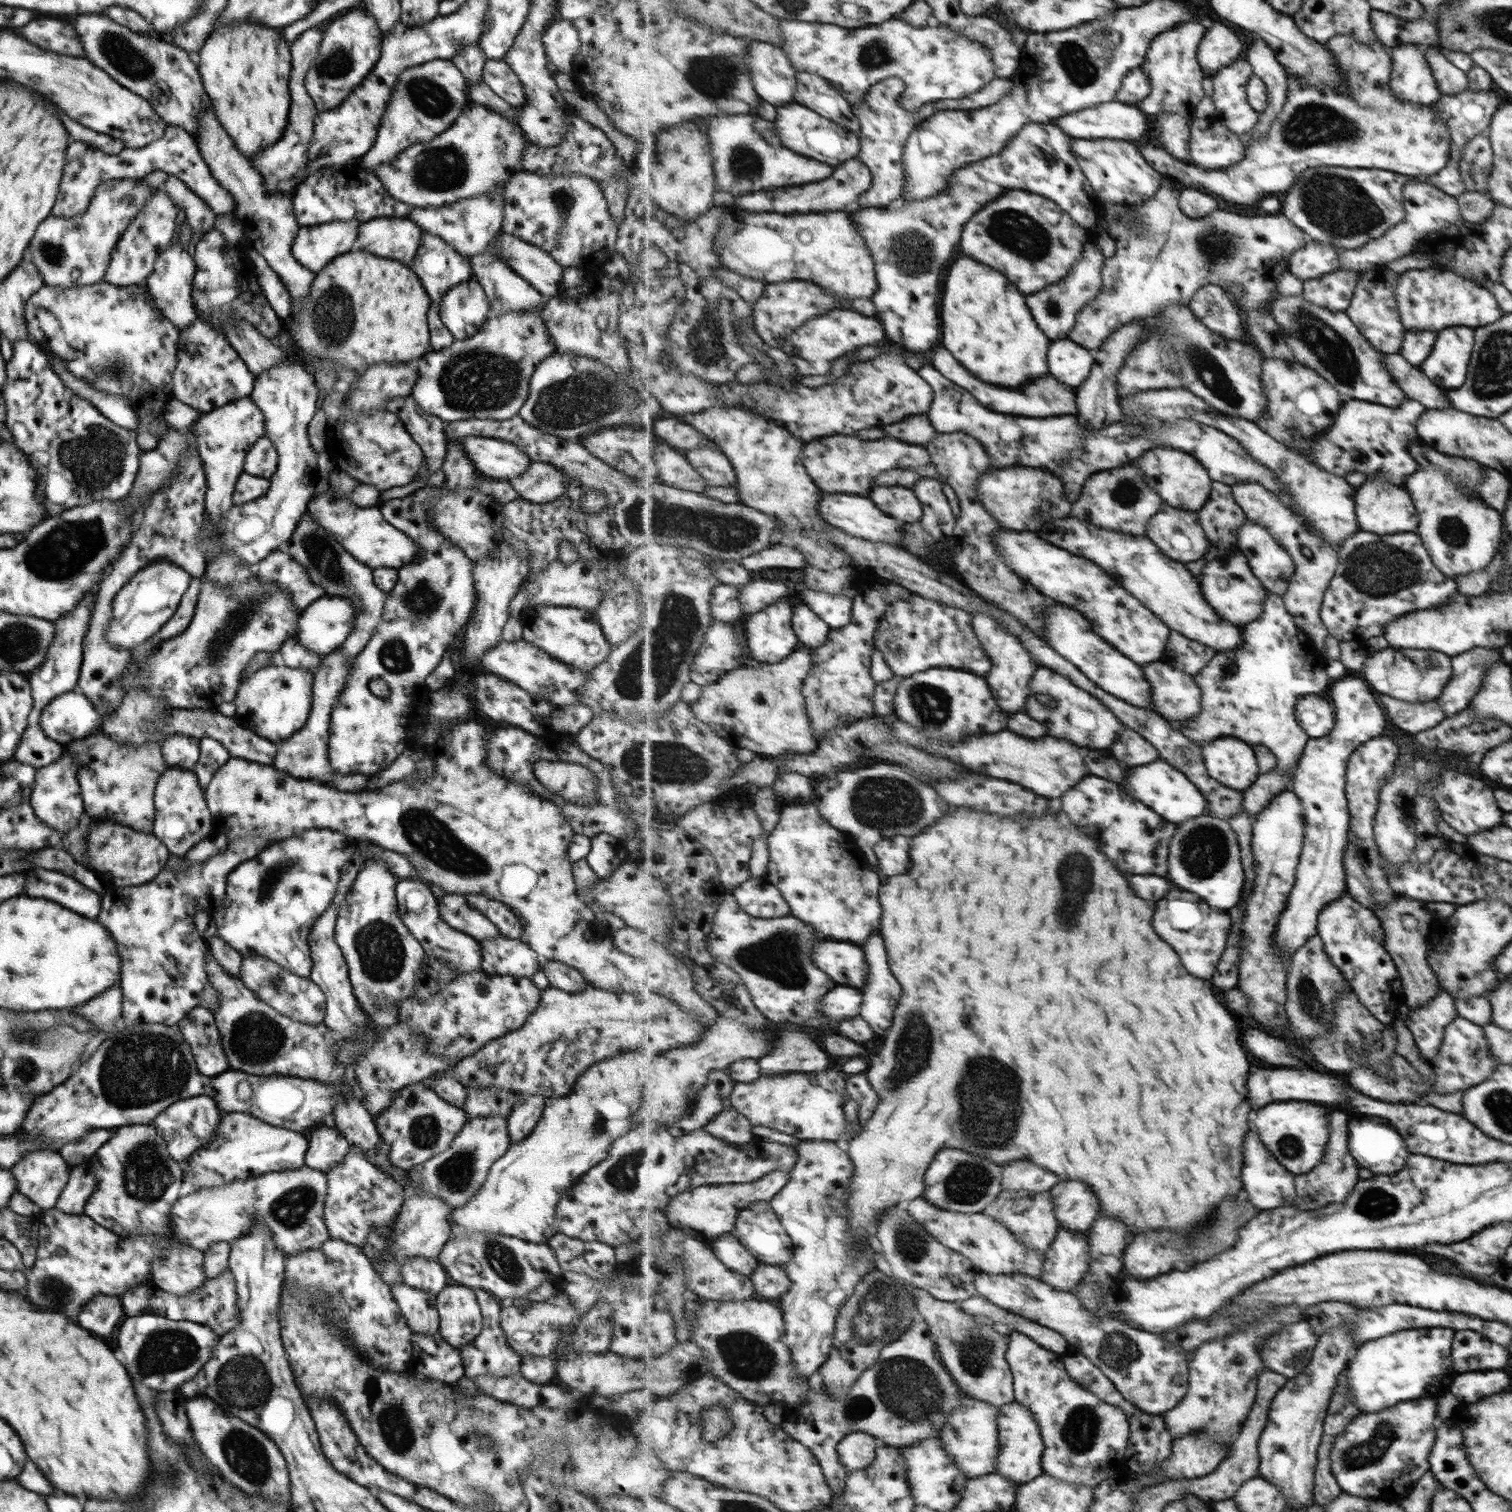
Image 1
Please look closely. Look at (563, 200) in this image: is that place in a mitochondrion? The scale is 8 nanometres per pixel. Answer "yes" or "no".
yes

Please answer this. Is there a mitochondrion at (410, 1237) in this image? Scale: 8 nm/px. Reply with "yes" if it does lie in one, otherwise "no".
no

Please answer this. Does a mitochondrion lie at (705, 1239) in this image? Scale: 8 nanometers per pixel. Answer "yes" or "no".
no

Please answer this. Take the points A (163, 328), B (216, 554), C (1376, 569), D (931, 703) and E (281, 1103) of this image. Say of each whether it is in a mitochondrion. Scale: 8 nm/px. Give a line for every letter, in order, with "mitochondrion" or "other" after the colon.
A: other
B: other
C: mitochondrion
D: mitochondrion
E: other

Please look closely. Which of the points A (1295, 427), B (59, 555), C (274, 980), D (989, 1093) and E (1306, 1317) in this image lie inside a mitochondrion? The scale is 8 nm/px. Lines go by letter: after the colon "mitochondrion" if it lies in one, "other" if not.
A: mitochondrion
B: mitochondrion
C: mitochondrion
D: mitochondrion
E: other

